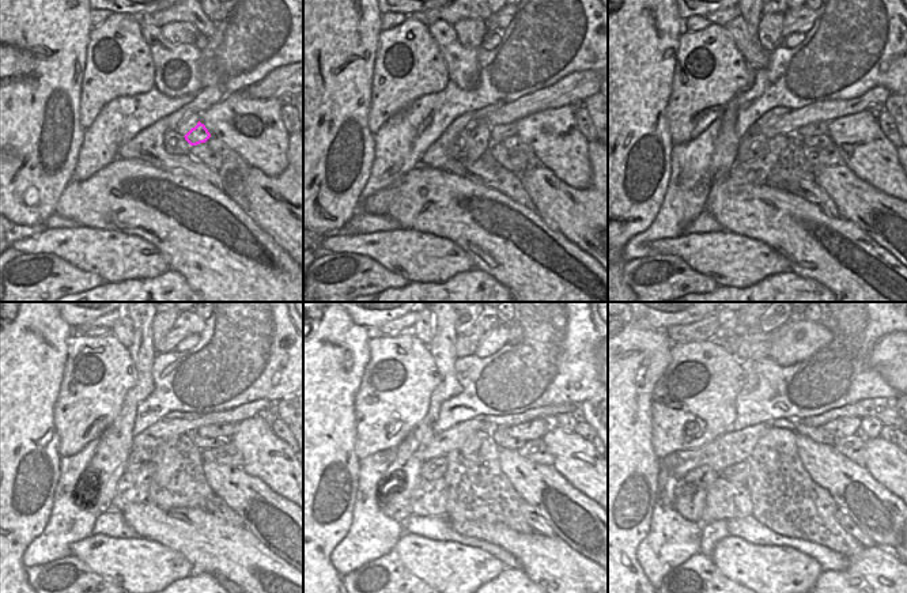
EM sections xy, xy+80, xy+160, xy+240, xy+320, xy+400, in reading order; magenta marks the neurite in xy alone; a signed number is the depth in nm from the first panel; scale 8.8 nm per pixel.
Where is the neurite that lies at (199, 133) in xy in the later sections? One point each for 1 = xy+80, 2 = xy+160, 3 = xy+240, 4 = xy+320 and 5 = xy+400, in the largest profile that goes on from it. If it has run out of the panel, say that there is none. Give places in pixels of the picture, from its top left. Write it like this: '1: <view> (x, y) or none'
1: xy+80 (498, 133)
2: xy+160 (817, 128)
3: xy+240 (223, 430)
4: xy+320 (532, 430)
5: xy+400 (841, 427)

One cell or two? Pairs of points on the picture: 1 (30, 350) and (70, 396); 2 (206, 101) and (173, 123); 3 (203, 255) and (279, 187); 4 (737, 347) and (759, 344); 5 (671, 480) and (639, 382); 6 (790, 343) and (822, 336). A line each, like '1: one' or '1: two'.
1: two
2: one
3: two
4: one
5: two
6: one

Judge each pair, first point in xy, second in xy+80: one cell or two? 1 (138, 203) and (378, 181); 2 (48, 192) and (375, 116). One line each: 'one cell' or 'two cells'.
1: two cells
2: two cells

